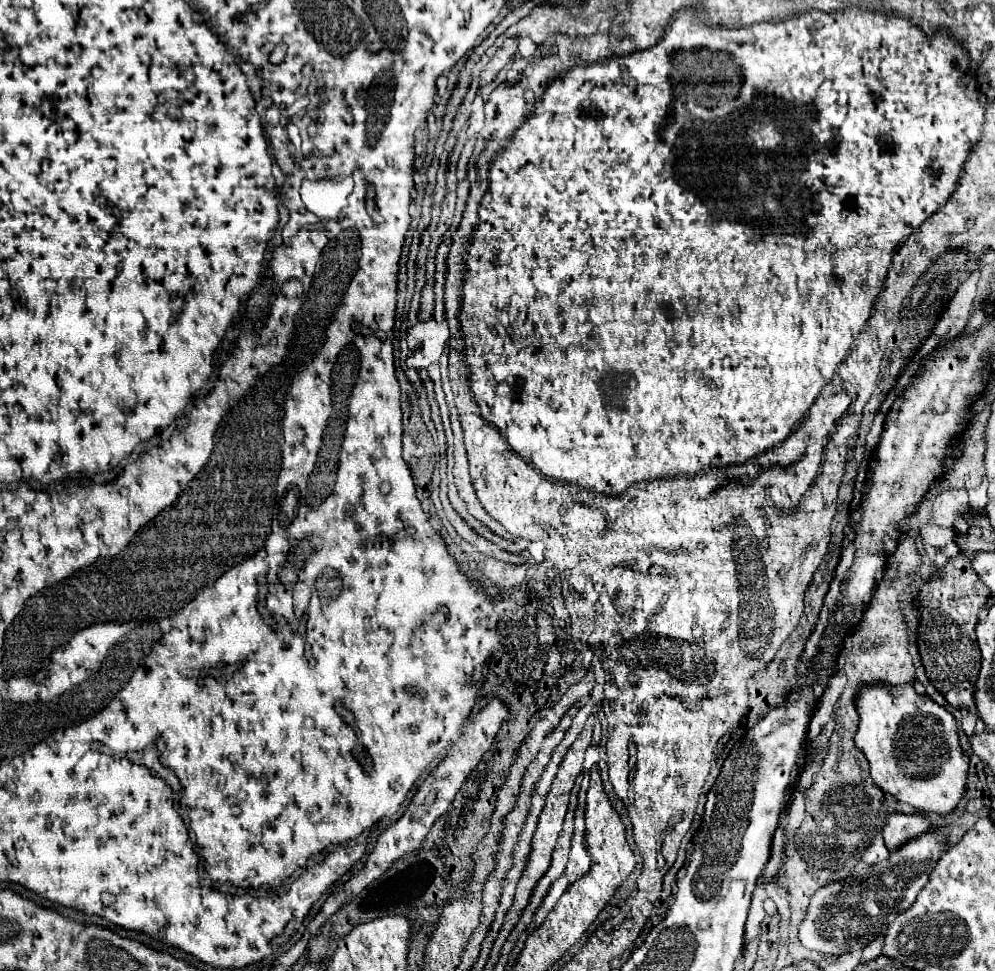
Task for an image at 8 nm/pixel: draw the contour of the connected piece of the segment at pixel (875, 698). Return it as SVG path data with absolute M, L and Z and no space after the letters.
M913 685L863 687L857 695L857 711L859 731L855 735L855 745L865 753L867 761L871 763L871 777L875 785L893 795L897 801L907 803L921 813L935 813L941 817L953 813L961 797L965 795L969 777L969 757L961 749L955 717L943 705L935 703L929 695L917 693Z

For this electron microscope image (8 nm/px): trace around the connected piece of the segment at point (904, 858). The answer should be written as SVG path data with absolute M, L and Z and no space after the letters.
M927 831L921 837L905 843L899 851L891 853L887 861L861 871L857 875L861 881L843 879L819 889L813 895L807 917L799 927L801 943L807 949L815 949L823 955L843 955L851 949L865 947L879 933L883 933L901 911L913 905L943 851L943 835L939 831Z

